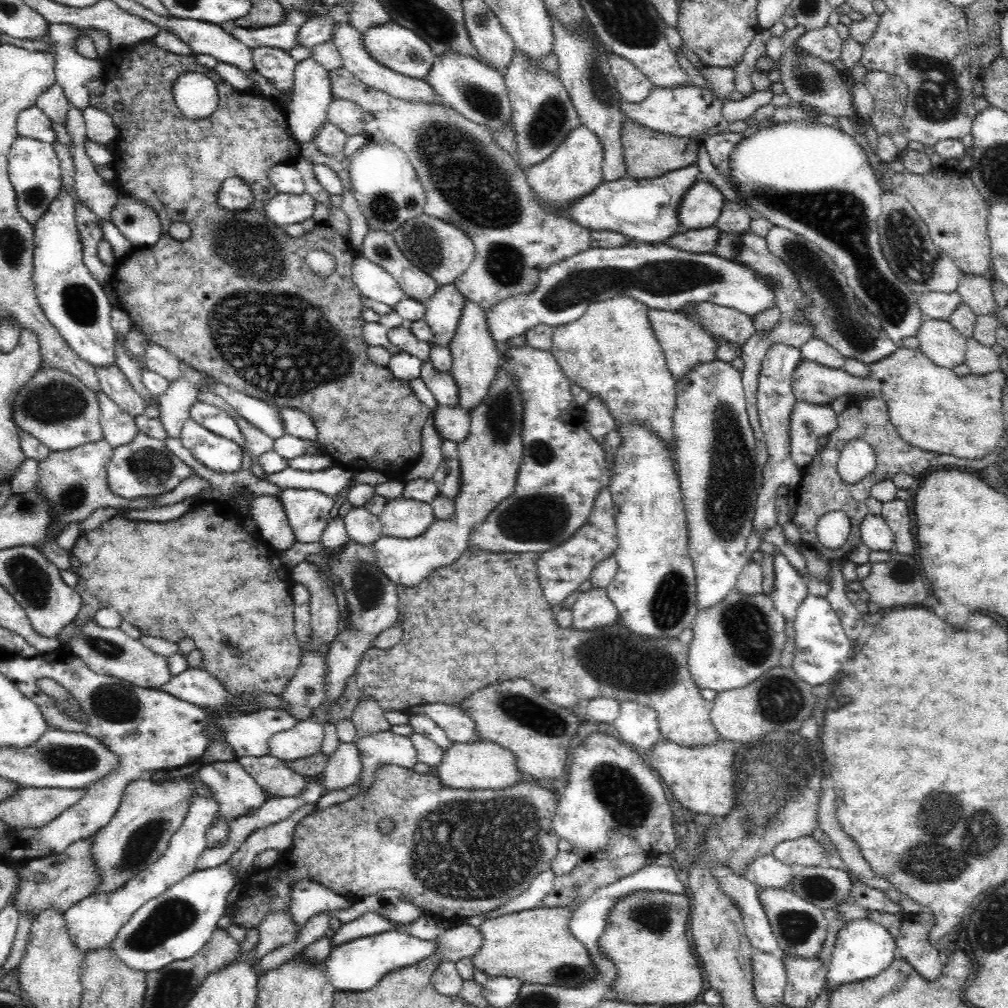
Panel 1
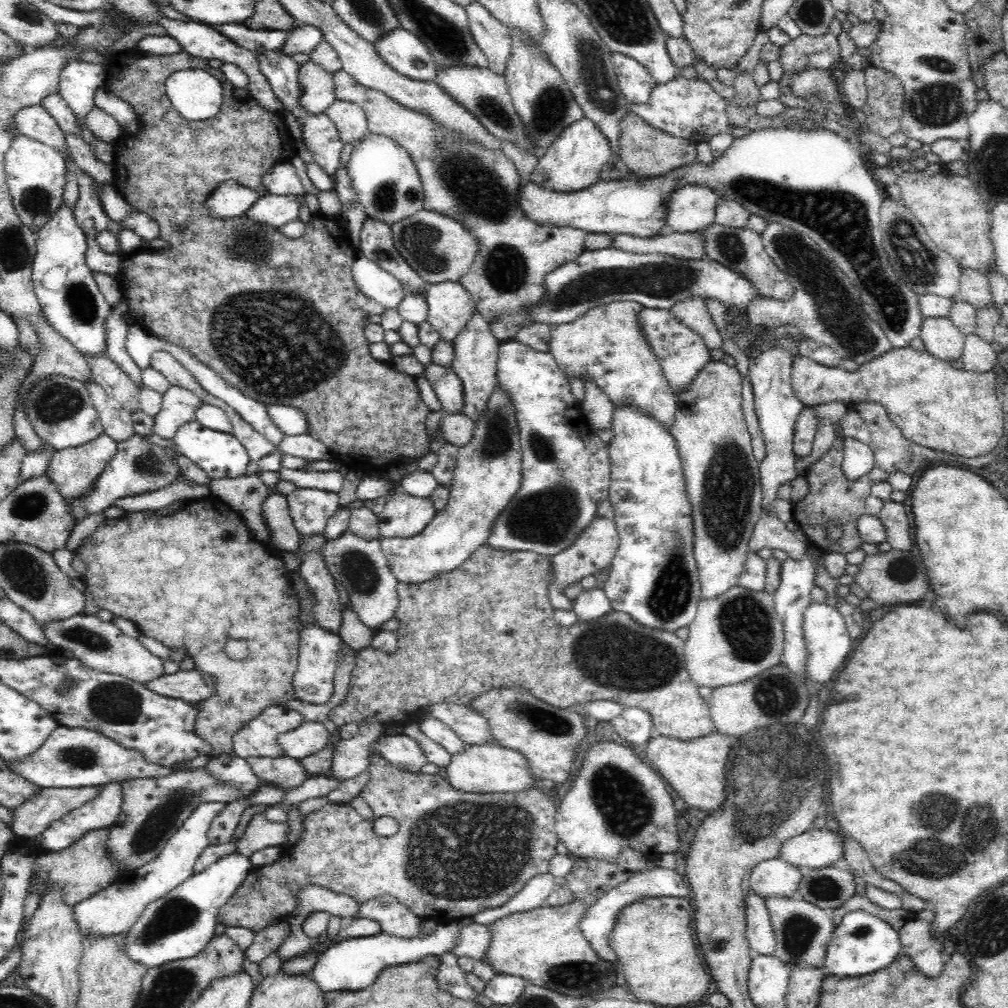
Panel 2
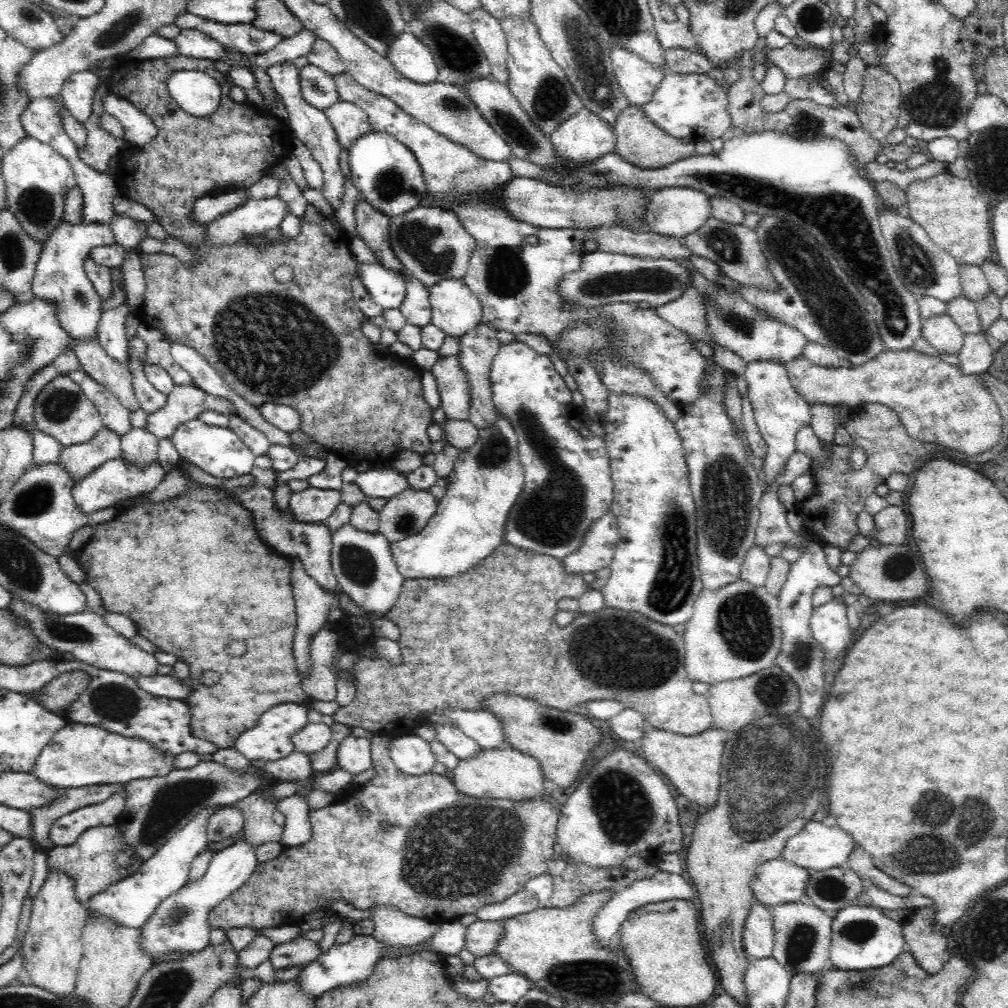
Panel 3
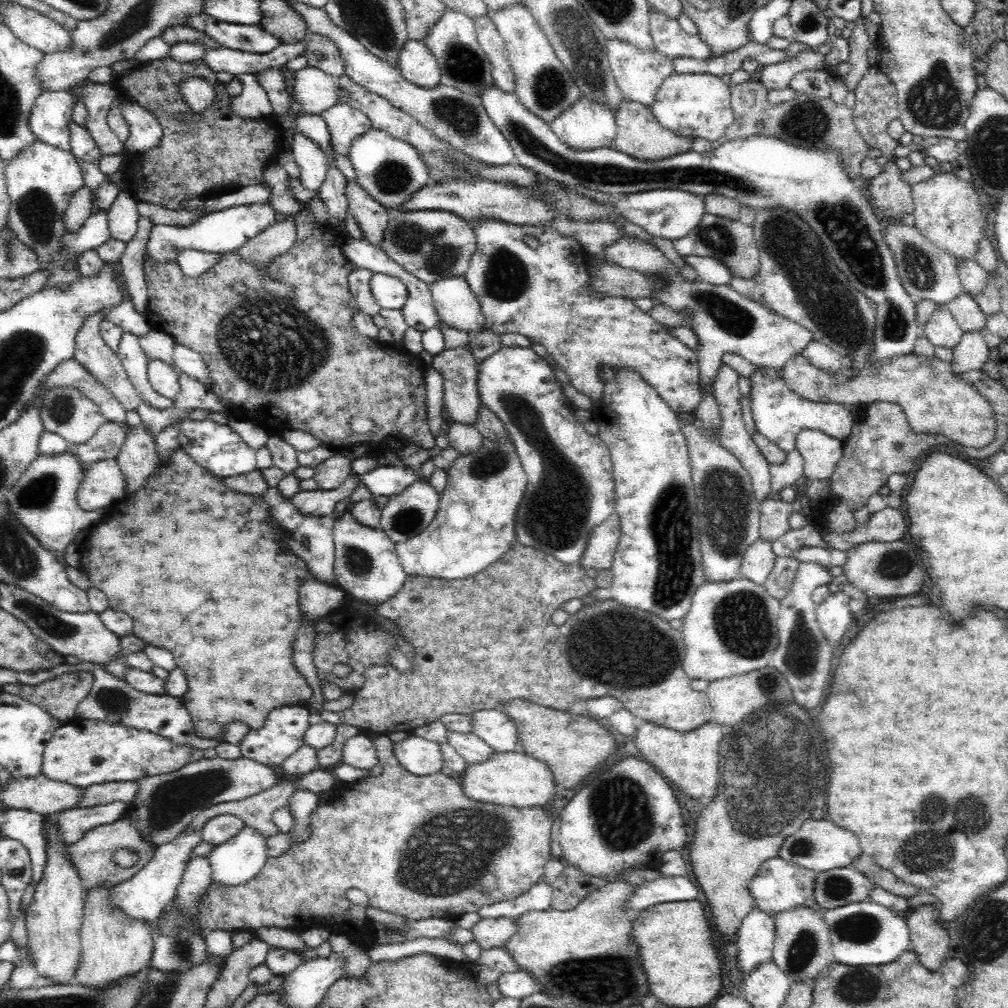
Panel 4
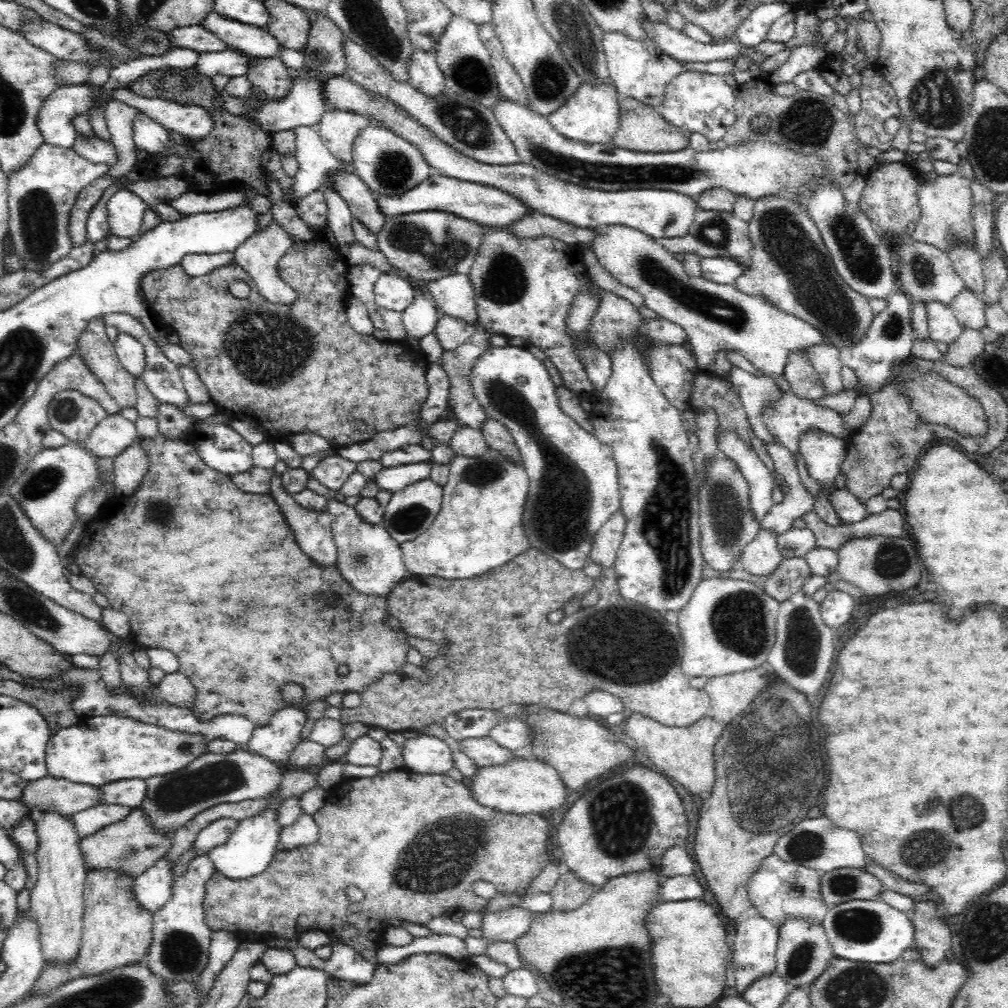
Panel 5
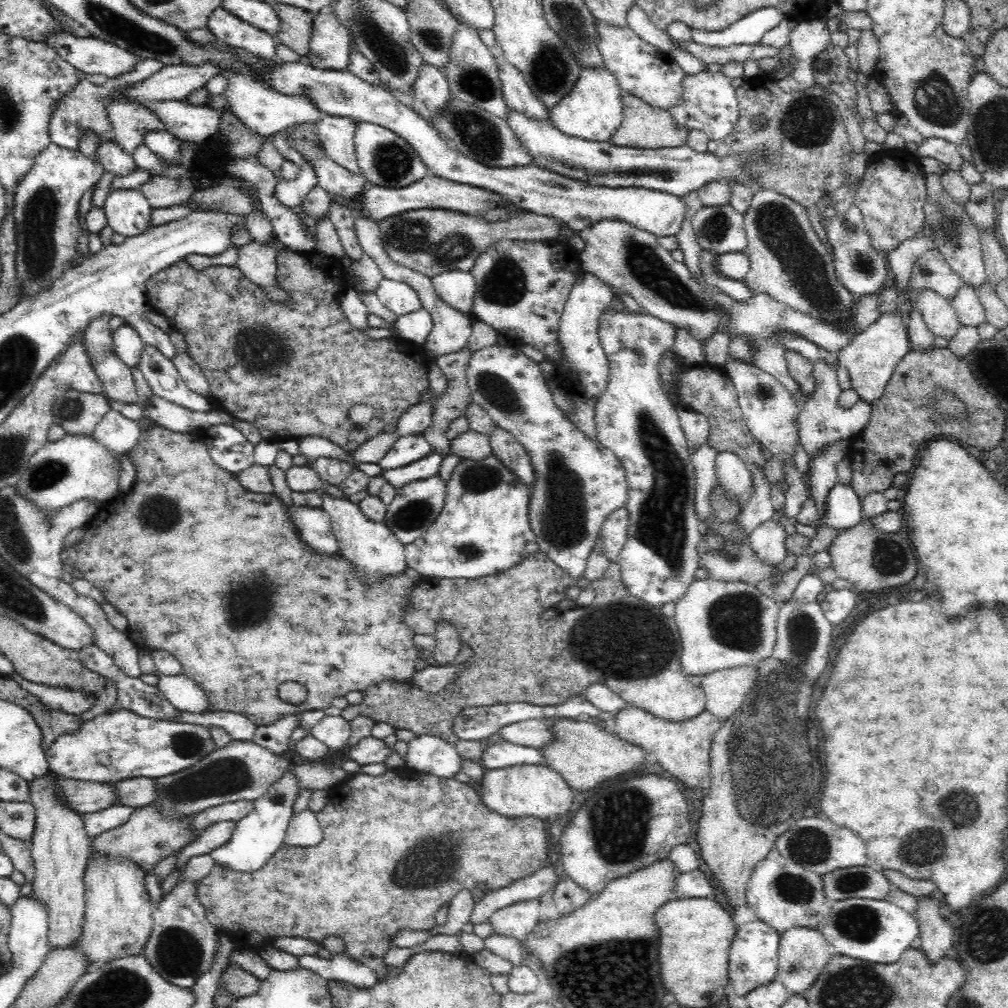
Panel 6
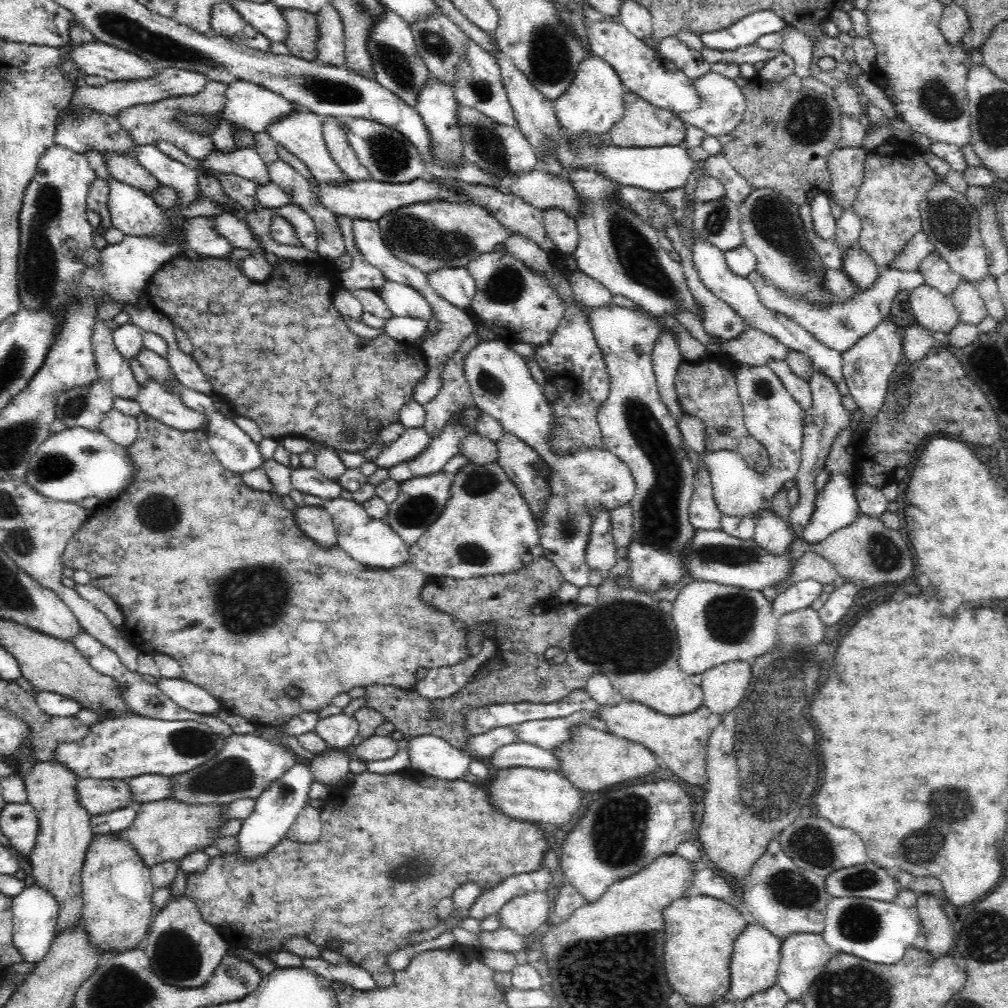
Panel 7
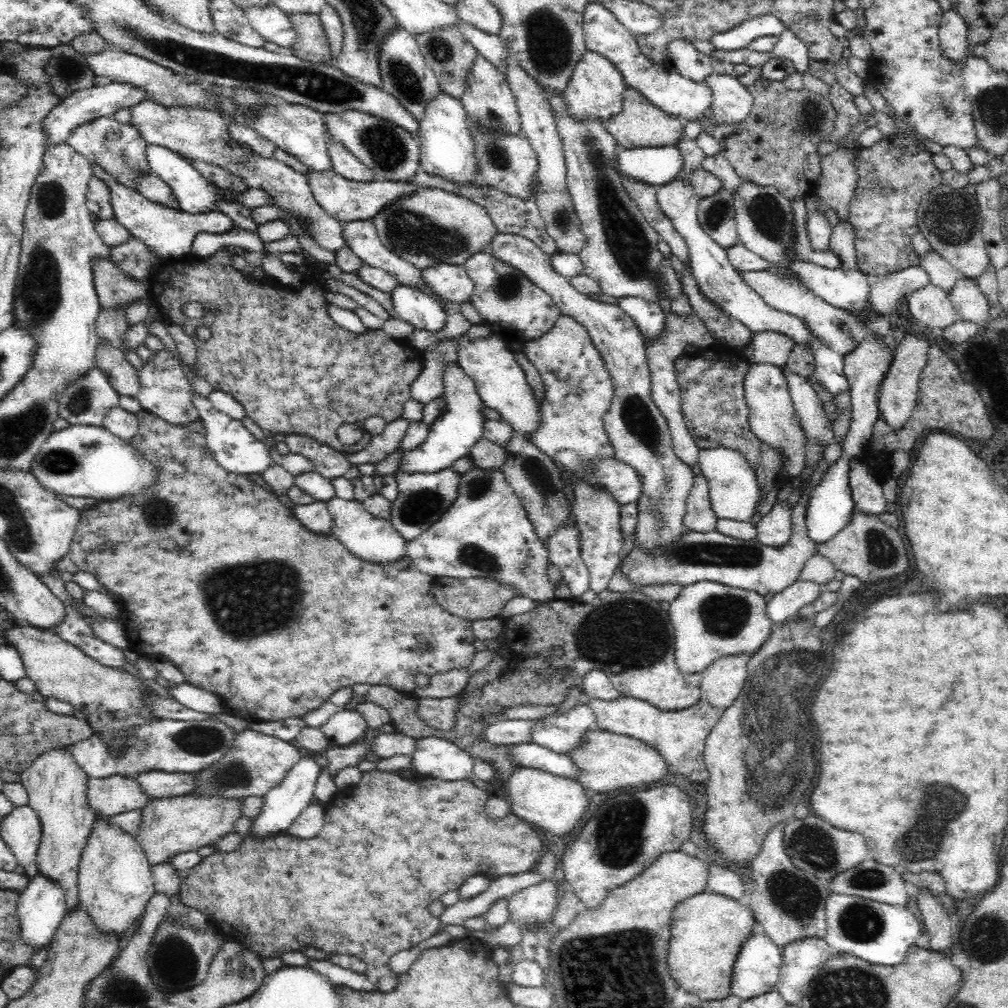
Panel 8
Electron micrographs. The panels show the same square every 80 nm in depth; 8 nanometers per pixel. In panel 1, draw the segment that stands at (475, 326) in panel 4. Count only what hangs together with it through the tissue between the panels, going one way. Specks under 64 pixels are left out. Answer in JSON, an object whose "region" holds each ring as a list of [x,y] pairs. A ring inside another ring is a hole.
{"region":[[[454,282],[436,286],[436,292],[424,302],[425,320],[433,332],[432,345],[449,346],[464,314],[465,302],[465,296]]]}

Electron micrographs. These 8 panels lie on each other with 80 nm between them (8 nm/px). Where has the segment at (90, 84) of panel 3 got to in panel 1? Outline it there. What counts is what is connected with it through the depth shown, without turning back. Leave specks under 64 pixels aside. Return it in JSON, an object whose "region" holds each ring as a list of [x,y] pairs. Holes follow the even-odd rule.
{"region":[[[49,24],[50,32],[43,39],[52,44],[50,48],[54,59],[56,59],[56,79],[57,84],[64,91],[70,107],[74,106],[77,110],[83,112],[84,110],[91,107],[90,100],[92,100],[92,94],[88,90],[88,84],[92,82],[98,82],[98,80],[104,80],[104,66],[102,61],[88,60],[88,58],[83,58],[80,54],[76,53],[74,50],[75,39],[79,36],[84,36],[84,30],[77,26],[70,26],[68,24]]]}

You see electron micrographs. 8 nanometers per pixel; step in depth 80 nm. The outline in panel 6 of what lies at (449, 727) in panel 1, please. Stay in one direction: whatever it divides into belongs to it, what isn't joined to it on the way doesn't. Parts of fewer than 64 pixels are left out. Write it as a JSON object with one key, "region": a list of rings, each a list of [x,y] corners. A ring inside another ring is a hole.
{"region":[[[530,719],[501,728],[499,735],[512,744],[542,749],[555,739],[555,728],[550,719]]]}

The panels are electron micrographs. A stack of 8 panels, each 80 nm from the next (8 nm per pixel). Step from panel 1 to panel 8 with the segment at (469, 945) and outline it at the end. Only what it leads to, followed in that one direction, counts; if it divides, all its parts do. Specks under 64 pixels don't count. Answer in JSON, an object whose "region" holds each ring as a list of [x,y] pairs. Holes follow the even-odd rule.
{"region":[[[552,878],[540,880],[538,884],[528,886],[509,897],[509,920],[517,925],[530,926],[550,922],[559,898],[556,883]]]}

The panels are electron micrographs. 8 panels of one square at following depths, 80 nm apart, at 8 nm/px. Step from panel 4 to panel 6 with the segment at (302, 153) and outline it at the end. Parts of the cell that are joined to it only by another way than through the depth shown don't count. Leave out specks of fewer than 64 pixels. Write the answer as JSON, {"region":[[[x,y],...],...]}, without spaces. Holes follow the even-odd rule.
{"region":[[[308,162],[302,164],[302,170],[299,170],[298,178],[285,182],[277,180],[274,185],[274,192],[271,196],[266,197],[270,202],[278,202],[286,207],[298,206],[306,198],[311,188],[317,185],[317,179],[313,169]]]}

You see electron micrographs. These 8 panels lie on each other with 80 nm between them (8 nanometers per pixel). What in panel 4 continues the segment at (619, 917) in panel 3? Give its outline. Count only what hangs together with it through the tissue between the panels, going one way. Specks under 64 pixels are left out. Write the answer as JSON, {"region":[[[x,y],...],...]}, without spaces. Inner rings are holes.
{"region":[[[660,875],[656,880],[642,883],[627,900],[627,906],[639,912],[655,904],[696,900],[698,894],[700,890],[697,883],[688,875]]]}

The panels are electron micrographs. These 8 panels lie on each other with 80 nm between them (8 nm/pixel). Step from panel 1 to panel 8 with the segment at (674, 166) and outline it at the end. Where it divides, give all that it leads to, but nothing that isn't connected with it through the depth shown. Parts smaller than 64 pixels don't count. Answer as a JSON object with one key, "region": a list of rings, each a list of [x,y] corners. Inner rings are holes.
{"region":[[[627,86],[623,93],[621,110],[611,118],[603,121],[604,128],[616,138],[624,149],[641,149],[675,145],[683,134],[684,122],[674,115],[664,113],[653,106],[639,90]]]}

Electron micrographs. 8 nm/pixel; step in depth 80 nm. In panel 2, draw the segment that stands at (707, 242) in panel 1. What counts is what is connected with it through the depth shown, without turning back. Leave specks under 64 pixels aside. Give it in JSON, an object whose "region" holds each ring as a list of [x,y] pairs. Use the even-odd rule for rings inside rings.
{"region":[[[662,232],[650,238],[640,238],[631,234],[608,234],[612,246],[618,250],[632,254],[661,254],[682,260],[698,260],[704,258],[702,233]]]}

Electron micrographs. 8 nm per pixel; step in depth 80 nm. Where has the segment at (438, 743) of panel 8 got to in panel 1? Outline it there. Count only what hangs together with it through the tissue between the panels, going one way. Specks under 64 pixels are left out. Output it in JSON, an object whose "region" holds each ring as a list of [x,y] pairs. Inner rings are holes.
{"region":[[[382,731],[362,737],[357,742],[362,765],[359,778],[362,781],[361,792],[370,789],[374,770],[380,764],[398,765],[412,769],[419,762],[415,745],[409,736],[395,734],[392,731]]]}

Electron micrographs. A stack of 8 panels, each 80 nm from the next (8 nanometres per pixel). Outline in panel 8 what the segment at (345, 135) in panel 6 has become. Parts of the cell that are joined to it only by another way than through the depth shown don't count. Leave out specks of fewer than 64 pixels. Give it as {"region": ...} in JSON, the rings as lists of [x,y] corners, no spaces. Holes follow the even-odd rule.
{"region":[[[327,139],[328,158],[331,160],[332,169],[343,178],[353,182],[374,182],[374,172],[344,149],[344,146],[332,139]]]}

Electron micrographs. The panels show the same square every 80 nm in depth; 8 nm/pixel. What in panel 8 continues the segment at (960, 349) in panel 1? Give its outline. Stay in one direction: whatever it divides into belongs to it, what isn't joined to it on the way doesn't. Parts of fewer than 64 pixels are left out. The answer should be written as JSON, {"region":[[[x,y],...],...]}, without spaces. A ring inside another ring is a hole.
{"region":[[[932,283],[909,293],[906,298],[912,316],[926,328],[943,329],[958,320],[948,293]]]}

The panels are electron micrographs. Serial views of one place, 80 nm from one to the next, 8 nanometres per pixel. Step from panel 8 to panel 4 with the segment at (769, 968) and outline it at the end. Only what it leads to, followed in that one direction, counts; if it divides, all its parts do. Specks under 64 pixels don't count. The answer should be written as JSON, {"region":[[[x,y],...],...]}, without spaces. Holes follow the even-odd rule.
{"region":[[[754,906],[738,926],[735,936],[740,983],[758,965],[773,961],[775,919]]]}

